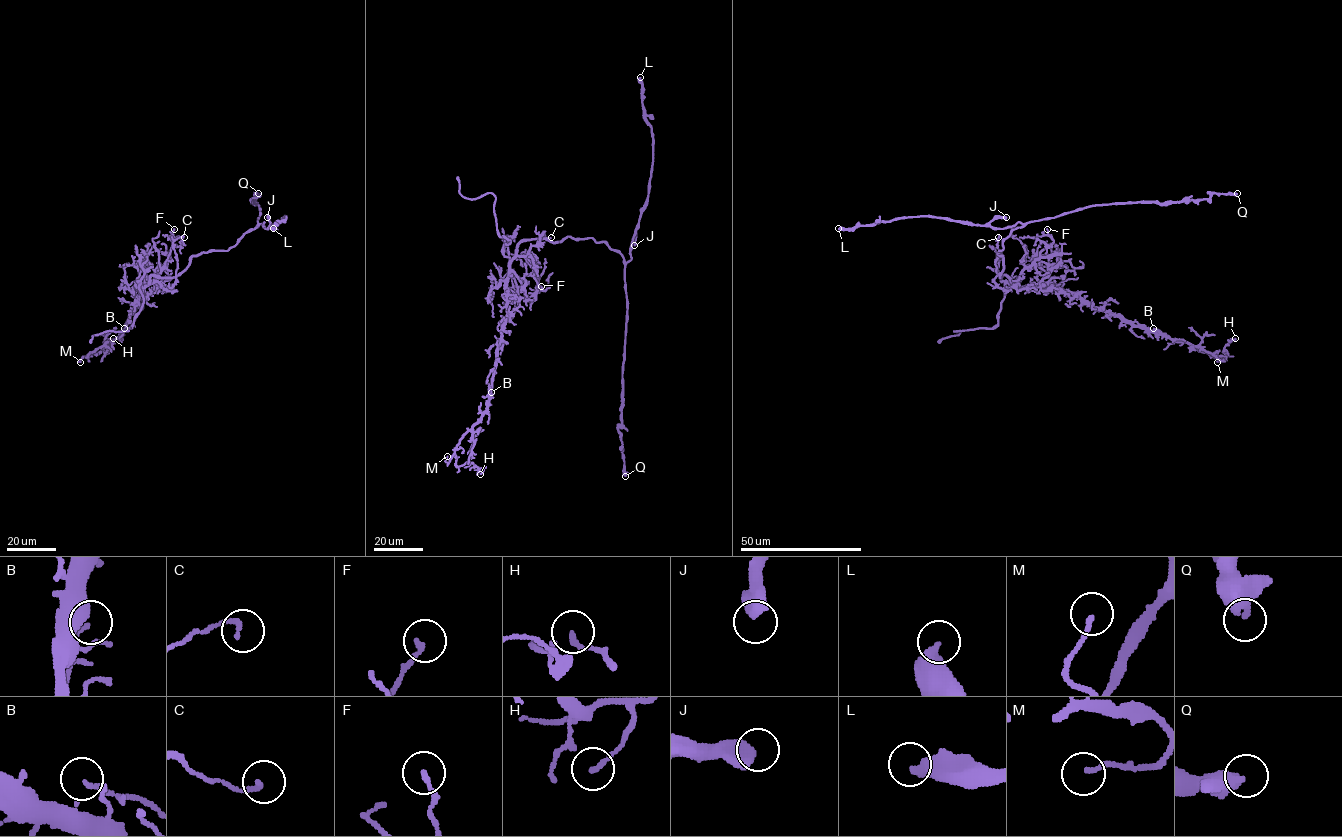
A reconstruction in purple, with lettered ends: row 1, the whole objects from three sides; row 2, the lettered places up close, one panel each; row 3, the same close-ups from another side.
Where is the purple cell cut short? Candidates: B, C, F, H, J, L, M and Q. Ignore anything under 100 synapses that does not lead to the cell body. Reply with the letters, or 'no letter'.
no letter

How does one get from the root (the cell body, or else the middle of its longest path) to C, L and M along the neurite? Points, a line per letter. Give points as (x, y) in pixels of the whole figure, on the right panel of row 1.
C: (1000, 275), (1007, 275), (1017, 282), (1005, 290), (993, 280), (998, 237)
L: (1000, 275), (1003, 257), (997, 252), (1010, 233), (1023, 225), (1020, 222), (995, 228), (917, 216), (838, 228)
M: (1000, 275), (1007, 275), (1021, 286), (1053, 285), (1076, 293), (1134, 325), (1187, 341), (1224, 359), (1217, 362)

